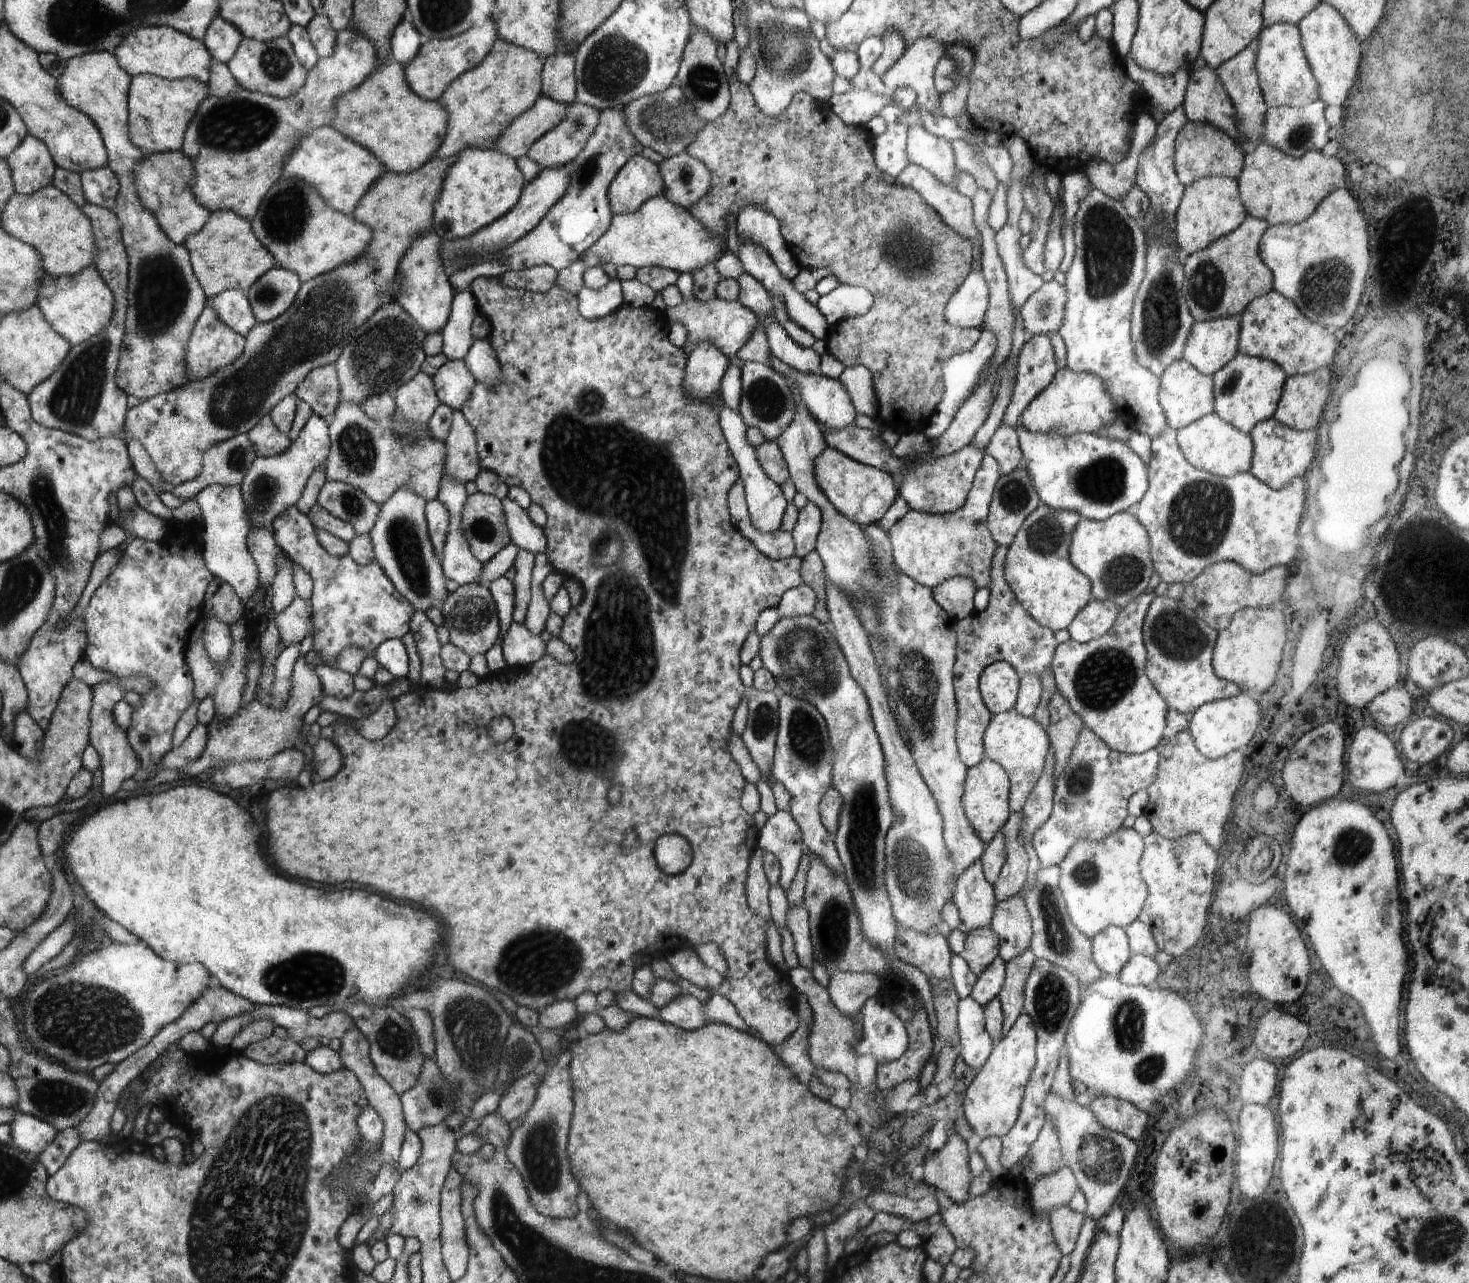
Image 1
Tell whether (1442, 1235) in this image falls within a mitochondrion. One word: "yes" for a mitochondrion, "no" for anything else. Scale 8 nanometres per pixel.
yes

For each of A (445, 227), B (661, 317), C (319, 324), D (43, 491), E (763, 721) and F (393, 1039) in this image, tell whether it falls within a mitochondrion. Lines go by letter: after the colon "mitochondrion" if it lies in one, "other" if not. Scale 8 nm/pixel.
A: other
B: other
C: mitochondrion
D: mitochondrion
E: mitochondrion
F: mitochondrion

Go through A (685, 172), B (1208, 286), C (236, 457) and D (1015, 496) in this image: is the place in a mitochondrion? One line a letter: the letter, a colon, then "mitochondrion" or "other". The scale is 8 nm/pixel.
A: mitochondrion
B: mitochondrion
C: mitochondrion
D: mitochondrion

